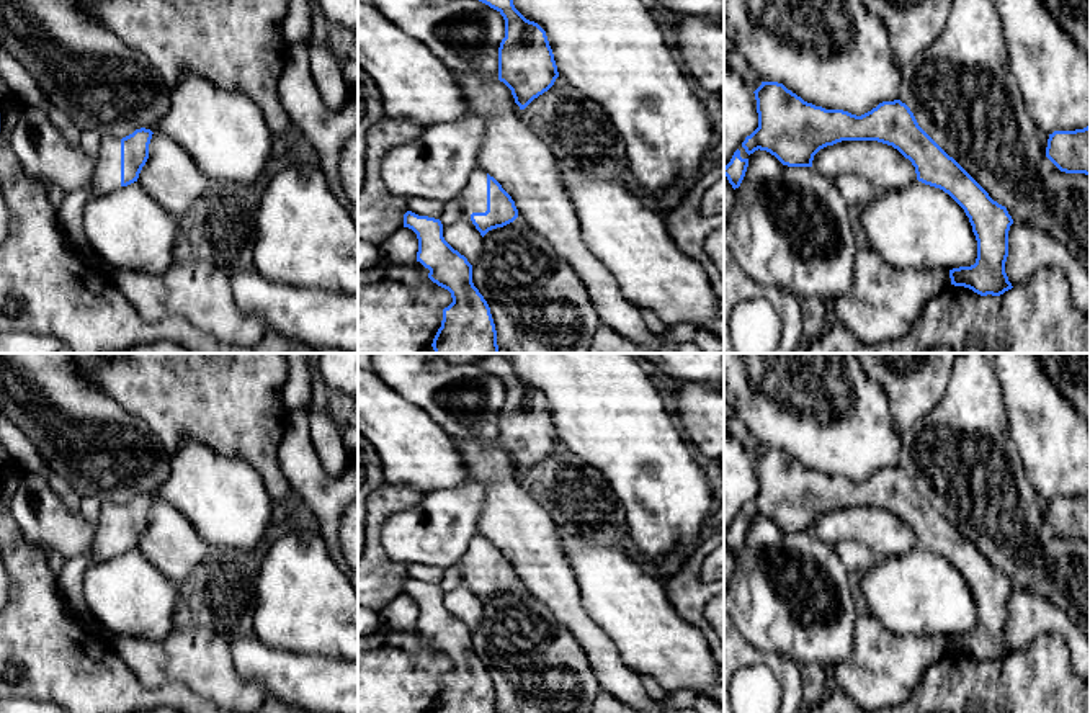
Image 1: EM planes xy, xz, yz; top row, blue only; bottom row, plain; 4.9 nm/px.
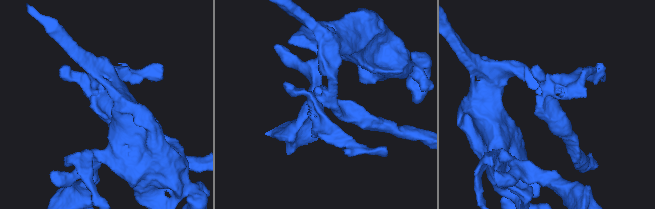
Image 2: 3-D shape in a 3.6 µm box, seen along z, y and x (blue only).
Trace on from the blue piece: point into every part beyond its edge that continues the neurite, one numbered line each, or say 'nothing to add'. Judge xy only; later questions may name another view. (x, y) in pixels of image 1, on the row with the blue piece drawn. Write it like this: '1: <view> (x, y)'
1: xy (107, 179)

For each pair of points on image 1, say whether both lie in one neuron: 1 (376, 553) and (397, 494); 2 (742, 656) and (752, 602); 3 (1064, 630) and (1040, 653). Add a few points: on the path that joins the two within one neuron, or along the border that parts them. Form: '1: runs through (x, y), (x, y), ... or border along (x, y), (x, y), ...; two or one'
1: runs through (375, 538), (375, 517), (383, 509); one
2: border along (741, 632), (752, 645), (775, 651), (780, 656); two
3: border along (1023, 650), (1036, 636), (1056, 633), (1072, 668); two

